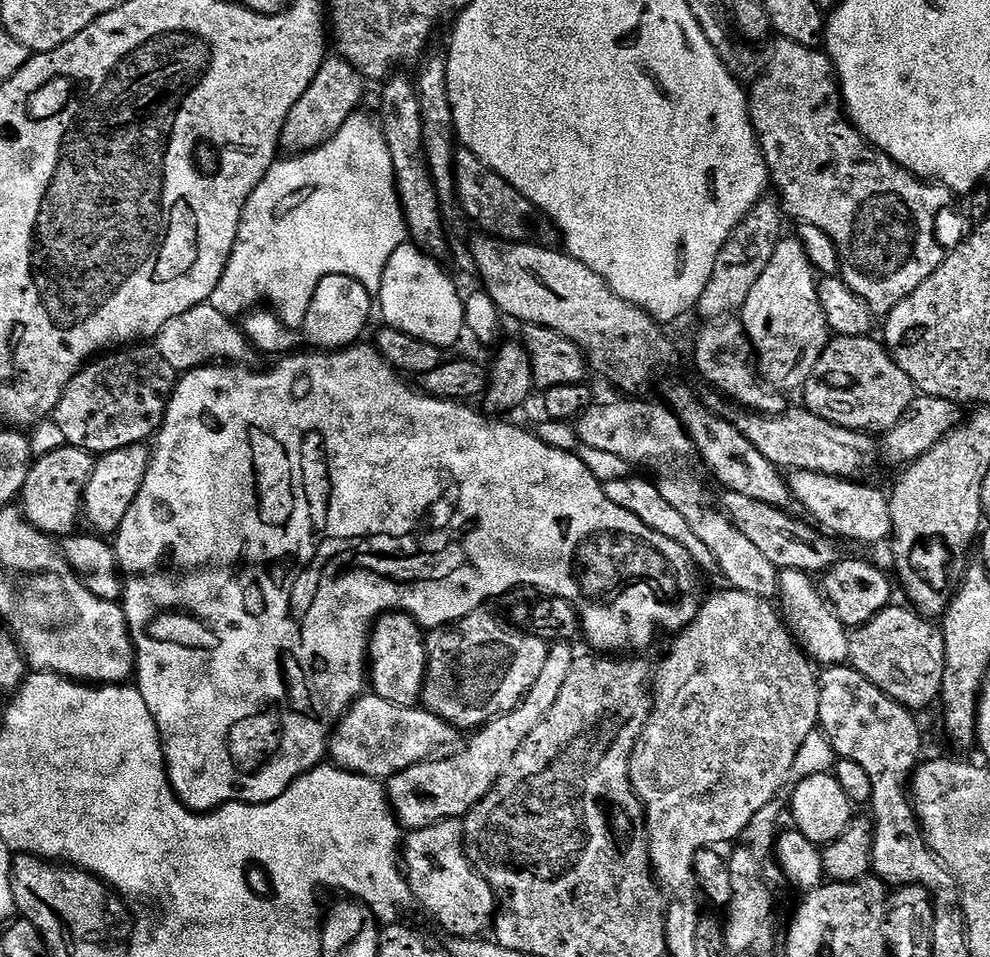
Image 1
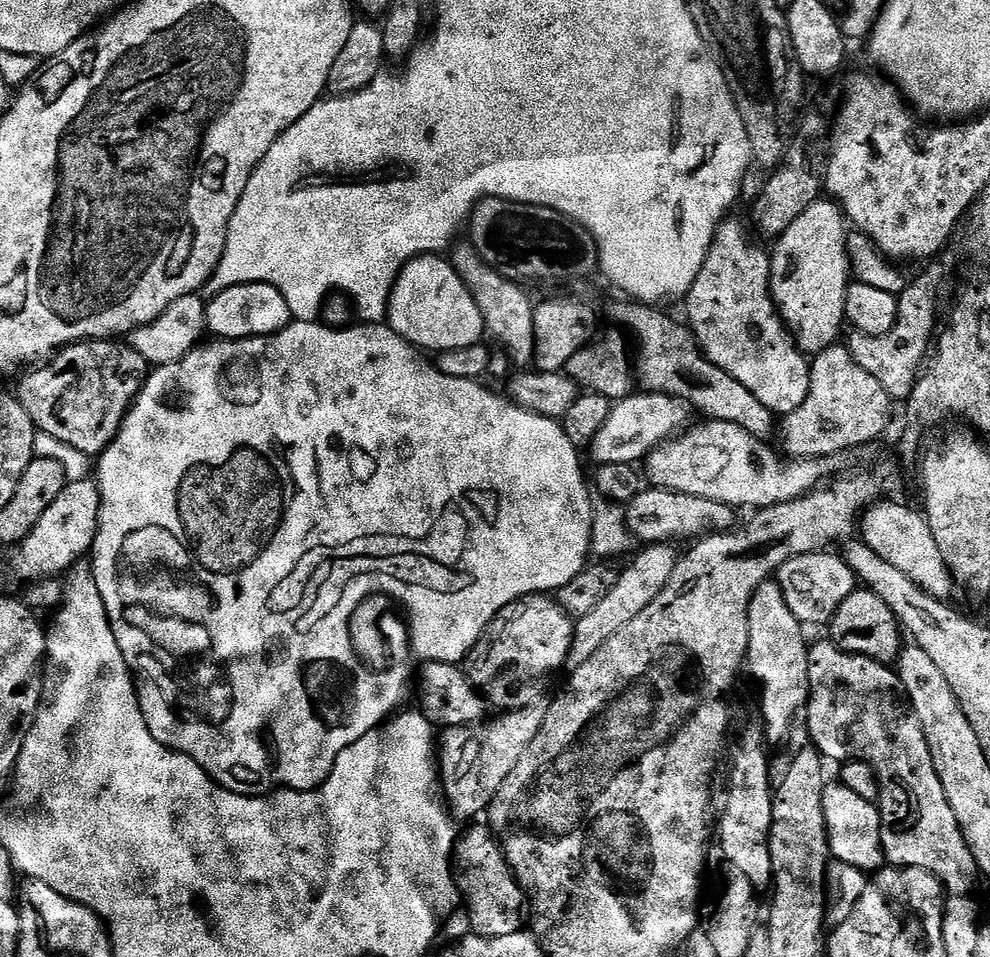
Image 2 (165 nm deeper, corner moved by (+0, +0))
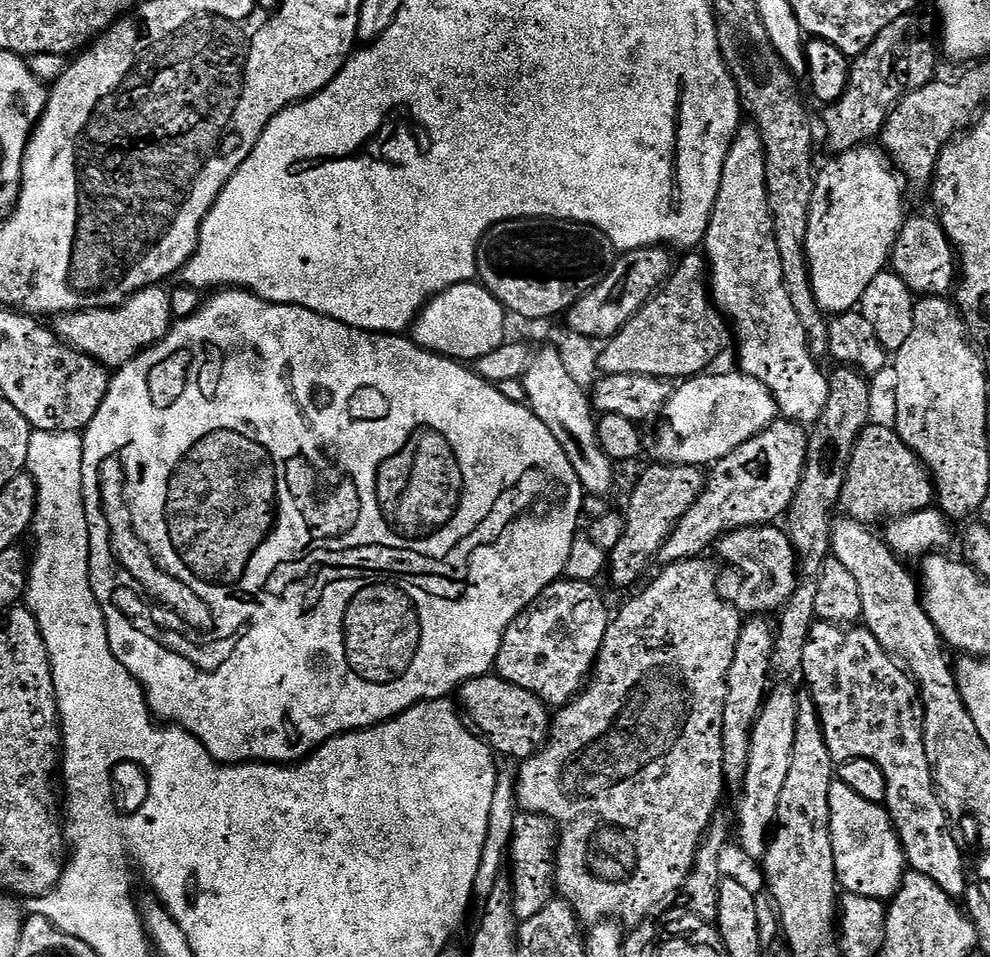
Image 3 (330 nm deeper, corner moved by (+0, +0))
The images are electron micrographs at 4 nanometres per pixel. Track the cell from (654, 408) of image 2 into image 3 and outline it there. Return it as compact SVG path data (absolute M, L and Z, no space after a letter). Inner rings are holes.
M733 370L728 374L703 373L683 381L672 393L661 413L655 459L659 463L706 468L732 453L750 438L768 428L778 416L776 400L756 378Z

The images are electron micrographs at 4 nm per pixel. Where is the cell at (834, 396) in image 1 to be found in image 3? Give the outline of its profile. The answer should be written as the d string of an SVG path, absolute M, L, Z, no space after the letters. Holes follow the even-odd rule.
M777 418L768 428L742 442L736 450L711 465L700 497L682 514L658 555L661 565L695 560L720 537L739 528L772 526L785 515L798 490L808 457L808 432L801 425Z

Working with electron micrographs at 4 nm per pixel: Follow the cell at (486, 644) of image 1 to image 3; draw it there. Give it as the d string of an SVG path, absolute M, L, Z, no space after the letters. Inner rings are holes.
M567 578L551 584L518 618L514 618L514 622L510 622L498 650L495 675L514 686L522 686L522 690L530 690L549 706L563 706L573 700L595 669L596 659L610 623L608 604L596 587L595 583Z

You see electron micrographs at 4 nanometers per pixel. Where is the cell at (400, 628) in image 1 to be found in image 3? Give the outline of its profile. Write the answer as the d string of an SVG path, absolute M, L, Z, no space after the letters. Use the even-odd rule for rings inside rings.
M489 674L459 685L459 696L459 711L493 753L501 757L513 756L516 762L523 762L539 752L547 742L552 727L550 708L530 690L522 690L522 686L514 686L500 676Z

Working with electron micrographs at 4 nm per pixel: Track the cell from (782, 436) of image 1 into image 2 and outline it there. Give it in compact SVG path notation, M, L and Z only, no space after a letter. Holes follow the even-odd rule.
M624 302L628 304L616 304L612 308L613 325L623 326L630 333L634 341L634 371L639 387L645 393L660 393L681 400L689 409L697 408L701 417L708 420L721 420L722 422L734 422L742 426L750 434L758 439L767 441L768 435L773 435L777 427L777 417L742 382L734 382L726 370L714 366L708 361L708 357L700 350L696 338L692 334L691 327L687 323L675 320L664 312L659 312L659 307L643 302Z

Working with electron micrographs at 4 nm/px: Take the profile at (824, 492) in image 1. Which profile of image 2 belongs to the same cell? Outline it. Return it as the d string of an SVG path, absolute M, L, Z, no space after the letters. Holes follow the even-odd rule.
M881 502L873 504L871 508L867 509L858 524L859 535L864 543L870 546L870 550L874 550L874 554L886 558L886 562L890 562L890 566L902 570L902 574L906 574L906 578L910 578L910 582L914 582L926 594L945 602L951 601L954 581L952 575L948 573L948 567L942 562L942 554L938 554L938 542L934 542L934 534L930 534L927 516L923 511L916 509L915 512L914 509L907 508L904 504L892 503L896 502Z

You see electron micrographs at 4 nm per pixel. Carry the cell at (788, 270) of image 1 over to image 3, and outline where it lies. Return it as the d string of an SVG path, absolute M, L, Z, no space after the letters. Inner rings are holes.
M861 146L859 148L851 148L849 152L841 152L833 155L831 158L833 160L821 172L819 169L815 173L816 185L814 186L814 194L812 195L810 218L808 219L808 229L806 230L806 254L808 255L808 269L810 270L810 278L812 279L814 298L818 302L820 311L825 314L839 314L841 312L853 311L859 305L862 294L866 294L866 286L870 286L870 282L874 282L874 278L878 278L878 274L889 267L892 247L894 246L900 229L906 223L903 188L905 185L902 183L901 173L897 171L892 161L889 160L888 154L884 151L883 147Z

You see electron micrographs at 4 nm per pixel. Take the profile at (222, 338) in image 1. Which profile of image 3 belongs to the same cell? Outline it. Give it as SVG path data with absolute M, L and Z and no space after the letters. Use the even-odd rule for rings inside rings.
M153 286L138 290L117 308L70 312L55 321L54 331L68 347L85 352L105 368L115 370L136 359L145 348L153 348L172 327L174 317L169 293L167 287Z

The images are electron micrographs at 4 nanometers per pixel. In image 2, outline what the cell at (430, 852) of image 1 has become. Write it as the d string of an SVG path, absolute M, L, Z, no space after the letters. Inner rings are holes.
M476 822L468 833L458 840L458 872L468 883L466 888L466 909L472 916L472 926L475 935L502 938L502 934L514 934L521 931L526 920L526 893L516 881L516 875L508 865L508 859L500 851L500 841L492 835L492 829L487 823Z

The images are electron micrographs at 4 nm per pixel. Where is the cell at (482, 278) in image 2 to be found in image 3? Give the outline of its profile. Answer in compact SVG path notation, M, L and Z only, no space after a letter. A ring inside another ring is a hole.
M556 348L537 351L522 377L523 384L523 399L532 413L546 422L546 430L558 438L558 446L566 450L566 458L570 458L570 466L574 466L574 474L578 474L585 493L589 496L607 497L608 491L616 484L616 472L612 469L614 461L600 448L598 420L589 393L586 388L584 392L583 386L576 381L563 354Z

